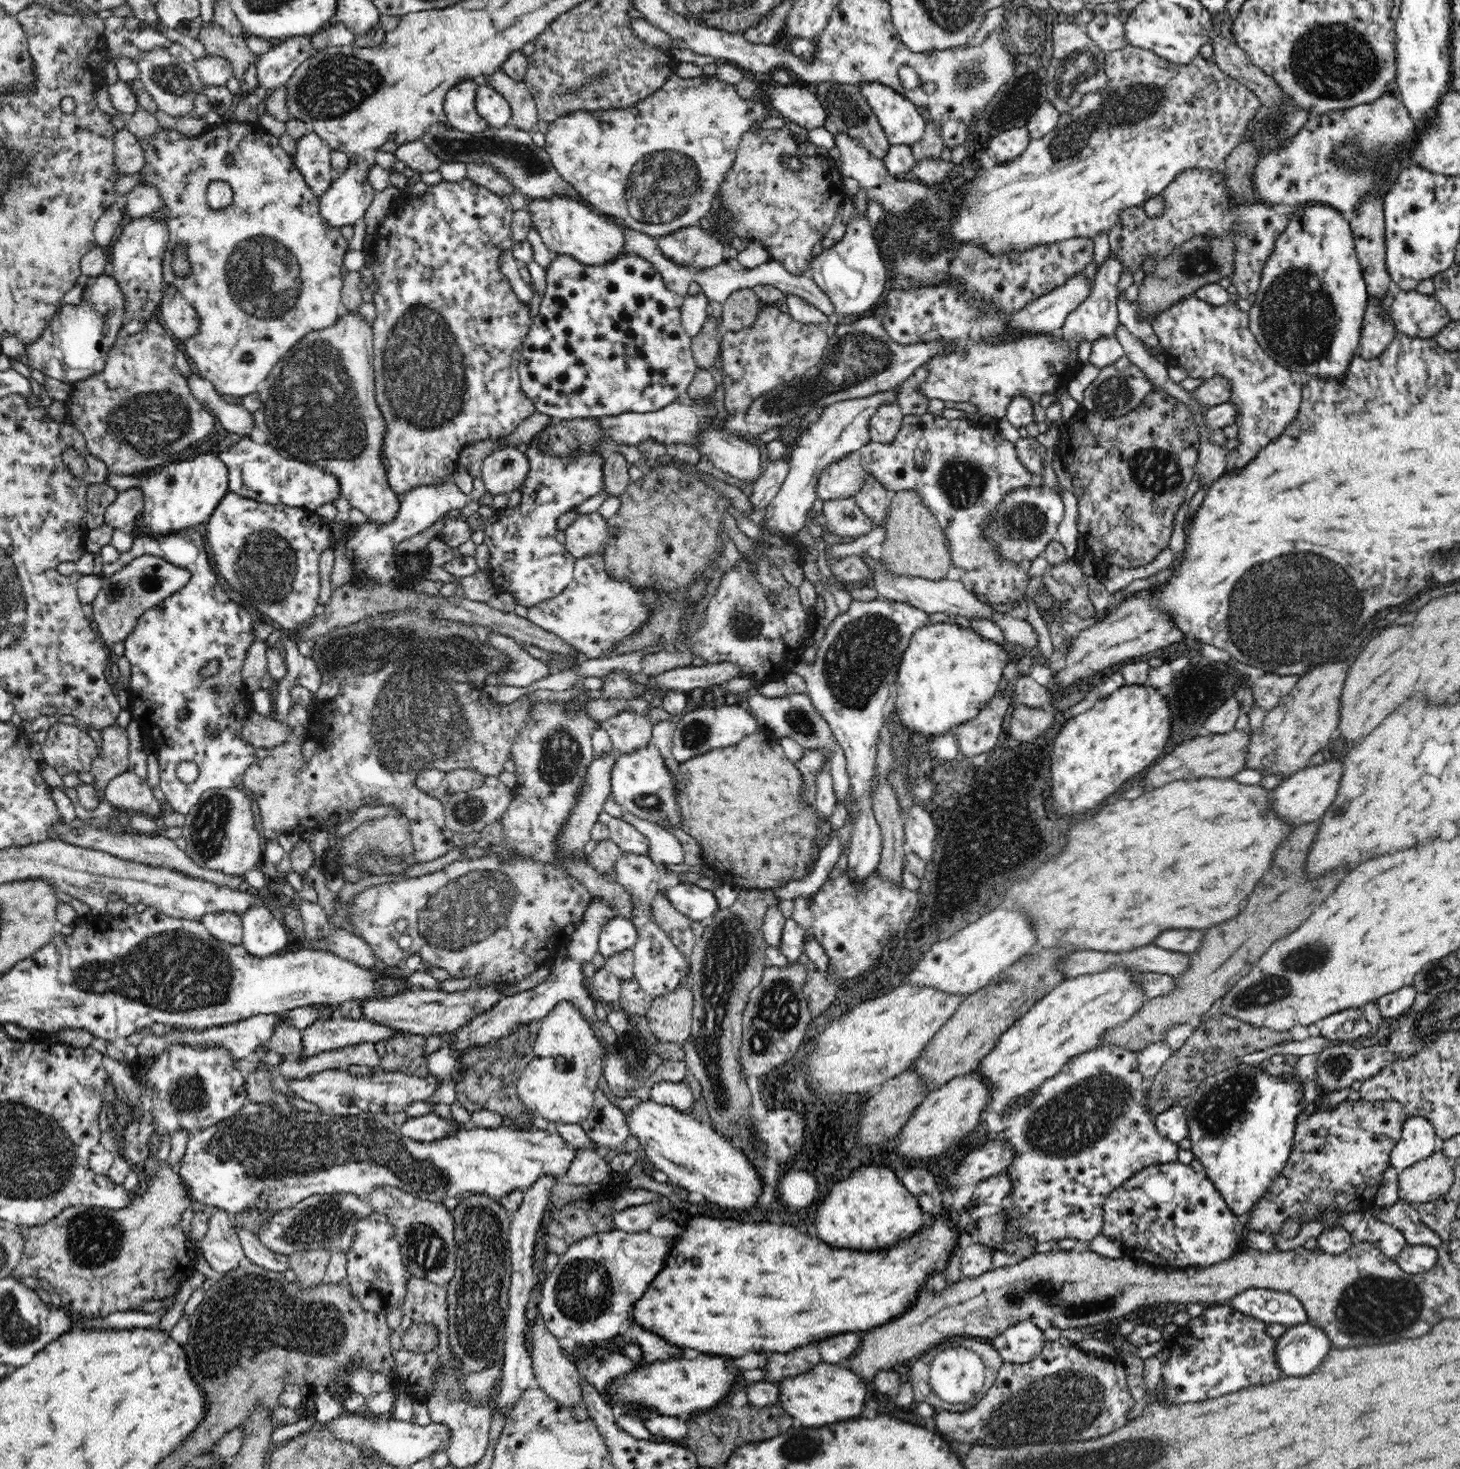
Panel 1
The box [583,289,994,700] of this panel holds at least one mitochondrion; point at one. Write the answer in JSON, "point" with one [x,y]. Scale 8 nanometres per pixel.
{"point":[858,357]}

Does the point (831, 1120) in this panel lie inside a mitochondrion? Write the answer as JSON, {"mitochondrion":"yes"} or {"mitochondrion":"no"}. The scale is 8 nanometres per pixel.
{"mitochondrion":"yes"}

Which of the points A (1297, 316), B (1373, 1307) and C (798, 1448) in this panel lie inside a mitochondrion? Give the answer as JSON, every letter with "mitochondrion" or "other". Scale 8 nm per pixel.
{"A":"mitochondrion","B":"mitochondrion","C":"mitochondrion"}

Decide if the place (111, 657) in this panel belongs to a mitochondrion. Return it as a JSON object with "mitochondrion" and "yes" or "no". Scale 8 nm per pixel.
{"mitochondrion":"no"}

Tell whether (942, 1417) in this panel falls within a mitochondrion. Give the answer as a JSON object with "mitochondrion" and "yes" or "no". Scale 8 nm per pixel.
{"mitochondrion":"no"}

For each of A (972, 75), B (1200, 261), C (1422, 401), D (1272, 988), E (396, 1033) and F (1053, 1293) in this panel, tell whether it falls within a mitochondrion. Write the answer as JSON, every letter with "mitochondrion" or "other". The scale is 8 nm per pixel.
{"A":"mitochondrion","B":"mitochondrion","C":"other","D":"mitochondrion","E":"other","F":"mitochondrion"}

